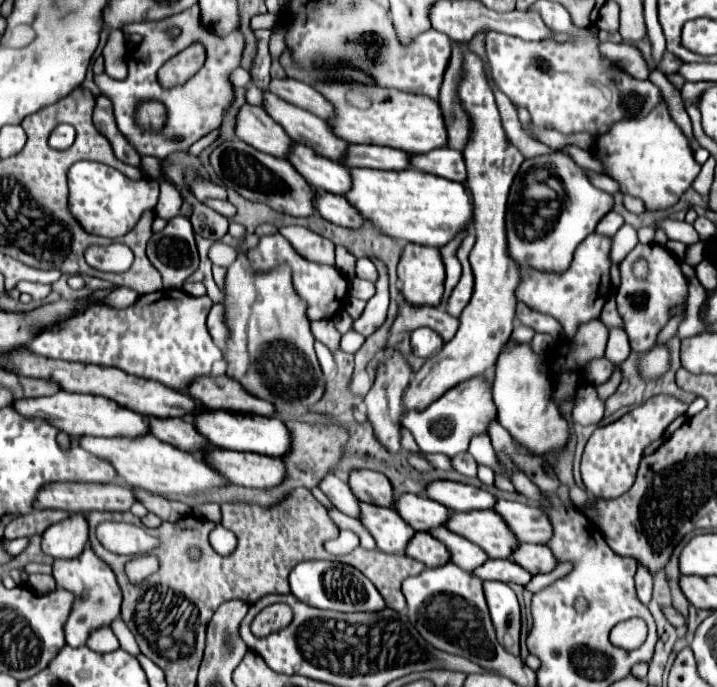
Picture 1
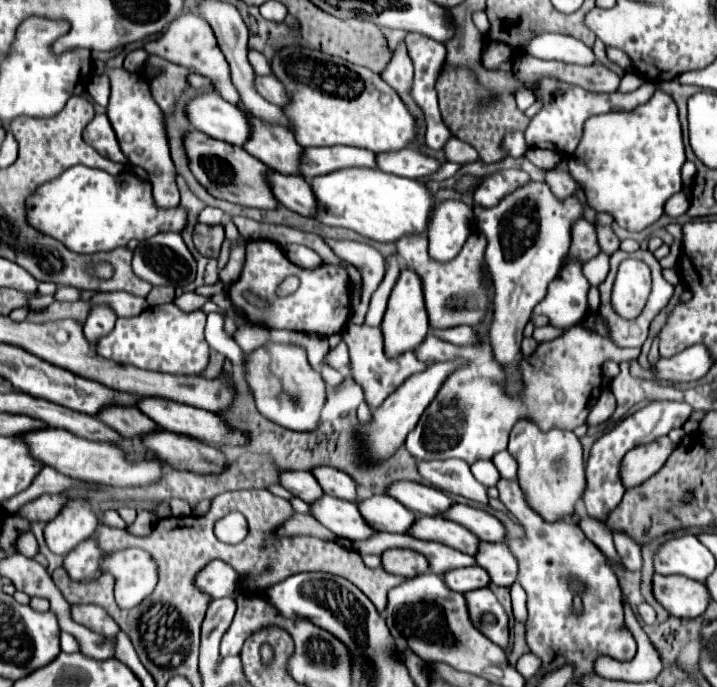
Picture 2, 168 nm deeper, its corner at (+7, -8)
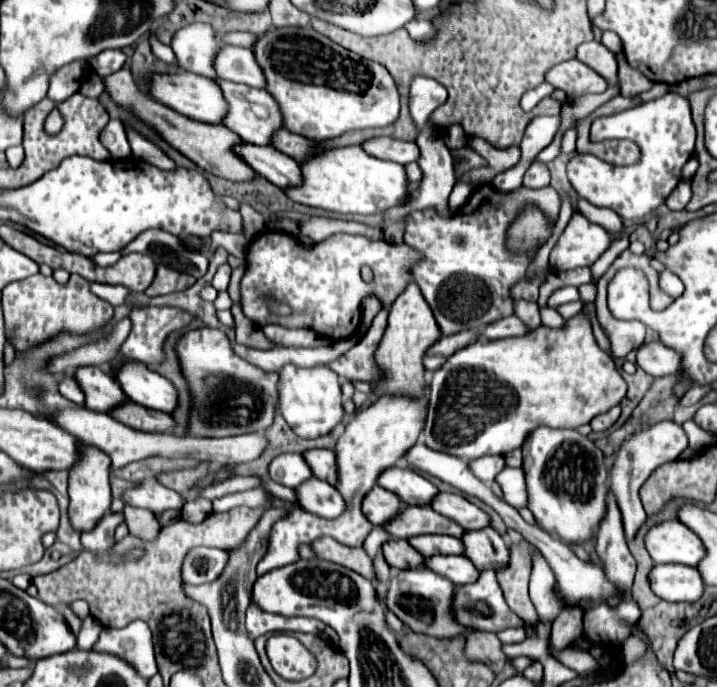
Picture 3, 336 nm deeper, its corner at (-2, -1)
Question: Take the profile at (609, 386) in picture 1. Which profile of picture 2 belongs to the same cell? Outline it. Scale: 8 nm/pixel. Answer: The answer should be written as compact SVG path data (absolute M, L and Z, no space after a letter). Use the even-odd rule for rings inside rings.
M603 390L599 400L595 402L595 406L591 408L589 412L589 418L587 418L587 424L593 426L593 424L601 424L603 420L607 420L615 410L615 398L609 390Z

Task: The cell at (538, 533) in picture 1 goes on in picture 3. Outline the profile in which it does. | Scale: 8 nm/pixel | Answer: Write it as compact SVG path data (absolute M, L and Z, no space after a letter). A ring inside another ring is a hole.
M438 493L438 497L434 497L430 507L436 513L450 517L452 521L458 521L458 525L462 525L466 531L490 525L490 517L480 507L472 505L468 499L464 499L458 493Z

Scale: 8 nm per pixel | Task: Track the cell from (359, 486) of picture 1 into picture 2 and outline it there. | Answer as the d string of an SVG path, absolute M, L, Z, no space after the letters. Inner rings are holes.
M321 466L321 468L313 468L313 476L319 480L325 494L341 498L341 500L349 500L349 502L357 500L357 488L359 486L349 474L337 470L337 468Z

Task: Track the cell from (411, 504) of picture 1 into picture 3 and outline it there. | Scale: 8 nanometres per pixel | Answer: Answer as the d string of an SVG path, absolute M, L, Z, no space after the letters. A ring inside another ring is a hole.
M378 485L362 501L362 513L368 517L372 525L388 523L392 517L400 513L400 507L402 507L402 501L394 493Z

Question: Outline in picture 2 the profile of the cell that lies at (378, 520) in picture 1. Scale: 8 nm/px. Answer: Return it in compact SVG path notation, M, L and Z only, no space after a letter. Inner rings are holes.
M323 496L319 502L311 504L311 510L321 524L325 524L331 532L335 532L337 538L347 538L351 542L357 542L377 534L373 528L369 528L357 504L353 502L345 502L333 496Z

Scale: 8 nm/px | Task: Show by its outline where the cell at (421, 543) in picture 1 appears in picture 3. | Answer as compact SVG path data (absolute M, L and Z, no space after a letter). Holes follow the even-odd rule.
M390 539L386 545L382 545L382 555L390 567L396 569L414 569L424 565L424 557L410 547L406 539Z

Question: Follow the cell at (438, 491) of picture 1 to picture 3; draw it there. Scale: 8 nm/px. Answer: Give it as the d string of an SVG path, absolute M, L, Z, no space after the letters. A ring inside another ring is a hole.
M408 467L384 469L378 477L378 485L398 495L406 505L426 507L438 493L438 489L428 479L424 479L422 475L418 475Z

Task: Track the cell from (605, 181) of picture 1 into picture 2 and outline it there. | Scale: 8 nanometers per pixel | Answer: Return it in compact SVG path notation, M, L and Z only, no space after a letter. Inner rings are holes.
M551 168L551 170L545 170L545 182L551 186L553 194L557 198L567 198L571 196L577 188L581 188L581 184L569 174L569 172L563 172L559 168Z

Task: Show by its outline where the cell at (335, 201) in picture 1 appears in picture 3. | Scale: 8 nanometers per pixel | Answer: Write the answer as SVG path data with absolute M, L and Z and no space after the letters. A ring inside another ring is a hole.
M242 143L242 149L238 149L238 153L242 153L242 157L246 157L246 163L258 175L266 177L280 189L294 187L294 185L302 183L300 165L292 157L286 157L284 153L280 153L272 147Z

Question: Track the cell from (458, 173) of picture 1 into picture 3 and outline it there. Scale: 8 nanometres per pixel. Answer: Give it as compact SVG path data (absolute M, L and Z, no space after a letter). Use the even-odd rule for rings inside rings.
M372 137L370 141L362 143L362 149L378 159L388 159L400 165L418 161L420 157L420 149L416 143L408 143L408 141L398 141L392 137Z

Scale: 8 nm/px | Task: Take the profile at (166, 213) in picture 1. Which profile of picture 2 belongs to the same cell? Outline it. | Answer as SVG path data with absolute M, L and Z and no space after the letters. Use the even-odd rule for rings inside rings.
M105 68L105 74L111 82L111 98L107 106L107 116L117 134L123 154L129 158L131 166L147 170L153 184L153 198L159 208L175 208L179 204L179 190L175 186L175 166L169 156L169 142L165 130L165 114L157 108L145 78L133 78L125 68Z

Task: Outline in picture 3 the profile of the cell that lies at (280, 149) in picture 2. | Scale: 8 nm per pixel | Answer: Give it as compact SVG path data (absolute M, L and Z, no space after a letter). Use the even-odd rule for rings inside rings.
M214 79L214 81L218 81L218 87L222 89L222 97L226 97L226 103L230 105L230 113L226 115L226 121L222 121L222 125L226 125L228 129L234 129L234 133L238 133L238 137L242 137L242 141L246 143L270 145L272 133L282 127L282 115L272 95L266 93L264 89L254 89L254 87L230 83L224 79Z

